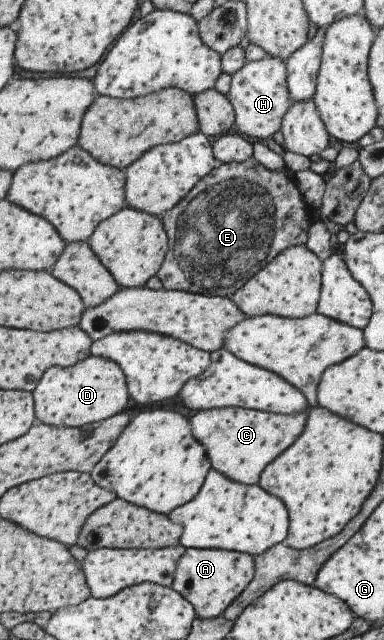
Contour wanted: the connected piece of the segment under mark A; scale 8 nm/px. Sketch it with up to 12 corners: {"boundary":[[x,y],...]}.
{"boundary":[[189,548],[171,587],[213,619],[240,596],[255,557]]}

